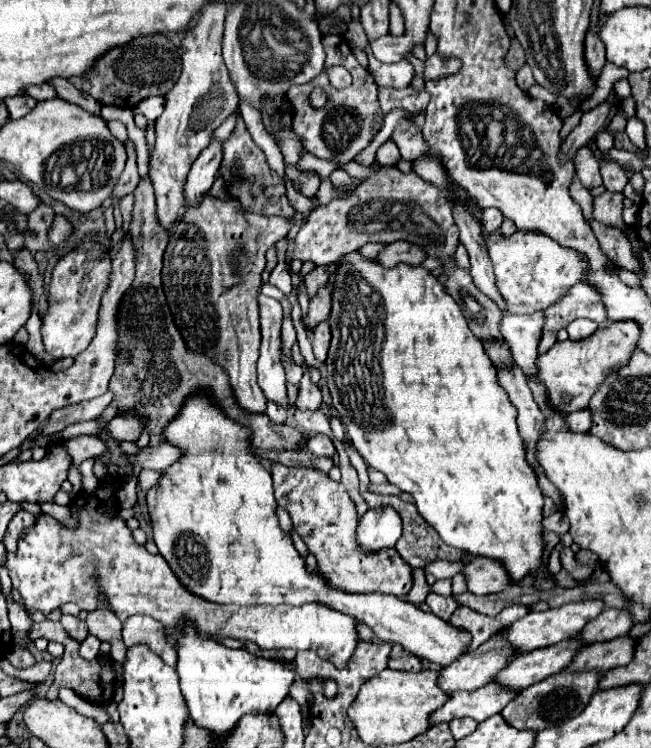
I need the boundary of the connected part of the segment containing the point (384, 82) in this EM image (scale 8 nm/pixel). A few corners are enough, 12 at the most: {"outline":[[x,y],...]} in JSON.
{"outline":[[370,46],[365,50],[378,88],[408,88],[410,62],[382,64]]}

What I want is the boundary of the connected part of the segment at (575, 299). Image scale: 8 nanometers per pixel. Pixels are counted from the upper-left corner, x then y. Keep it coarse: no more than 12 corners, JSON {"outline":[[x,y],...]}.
{"outline":[[576,284],[546,310],[540,354],[576,318],[610,324],[600,292]]}

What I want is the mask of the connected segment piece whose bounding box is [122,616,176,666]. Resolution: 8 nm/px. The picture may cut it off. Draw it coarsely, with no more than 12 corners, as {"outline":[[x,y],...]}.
{"outline":[[150,616],[122,624],[124,644],[148,644],[166,664],[176,666],[166,626]]}

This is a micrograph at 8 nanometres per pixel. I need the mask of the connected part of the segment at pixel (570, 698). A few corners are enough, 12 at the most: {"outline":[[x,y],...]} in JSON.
{"outline":[[600,670],[560,672],[522,690],[502,716],[544,730],[578,716]]}

